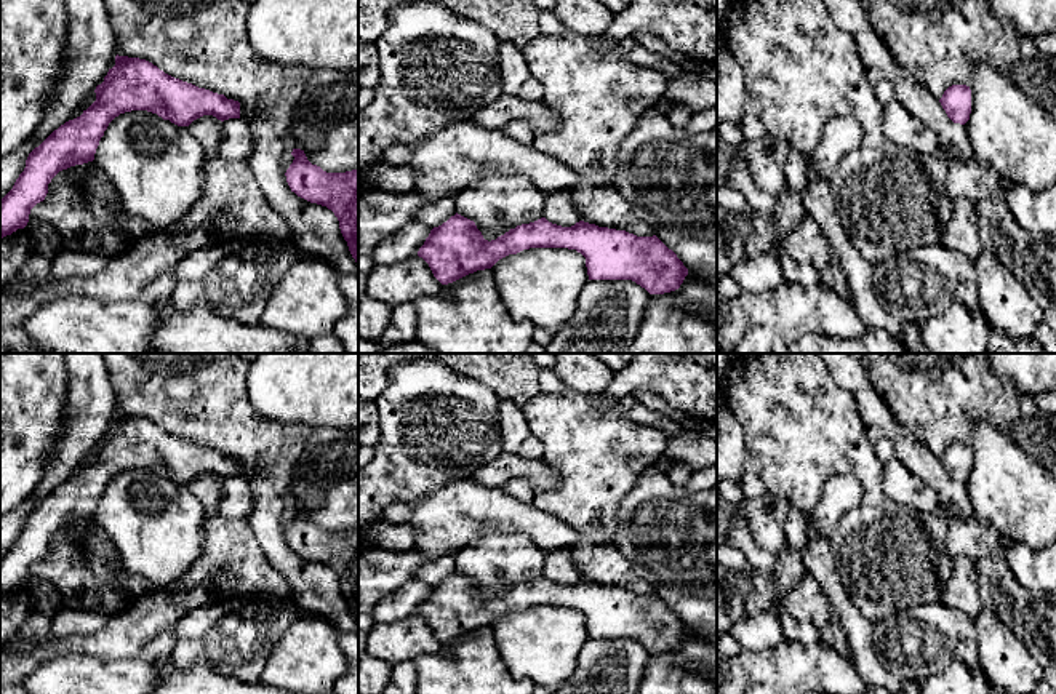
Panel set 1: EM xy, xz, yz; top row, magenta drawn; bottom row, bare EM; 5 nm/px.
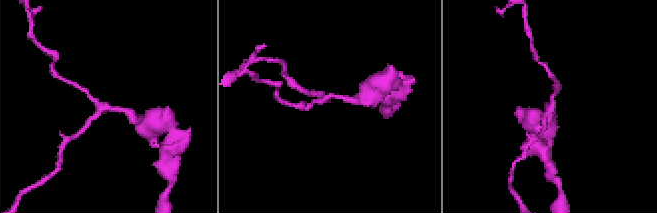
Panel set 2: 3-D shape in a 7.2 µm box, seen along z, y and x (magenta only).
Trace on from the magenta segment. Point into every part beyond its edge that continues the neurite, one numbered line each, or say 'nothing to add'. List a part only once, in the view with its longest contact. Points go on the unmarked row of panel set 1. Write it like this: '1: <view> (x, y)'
nothing to add

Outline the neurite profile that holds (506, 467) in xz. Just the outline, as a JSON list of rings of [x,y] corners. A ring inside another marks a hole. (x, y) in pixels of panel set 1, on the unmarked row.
[[[501,453],[472,477],[474,481],[488,488],[502,488],[514,478],[525,478],[536,489],[555,489],[558,483],[557,470],[542,459],[523,459],[510,453]]]

